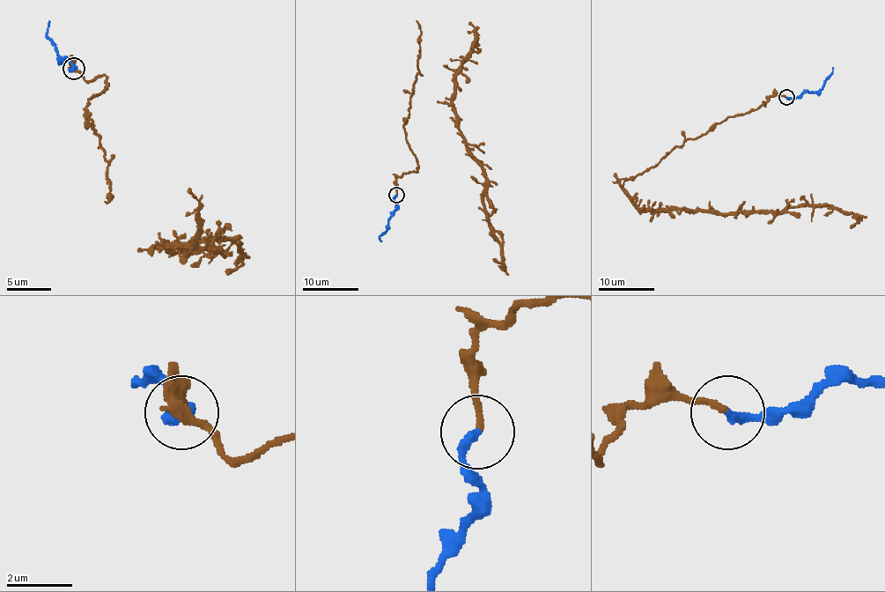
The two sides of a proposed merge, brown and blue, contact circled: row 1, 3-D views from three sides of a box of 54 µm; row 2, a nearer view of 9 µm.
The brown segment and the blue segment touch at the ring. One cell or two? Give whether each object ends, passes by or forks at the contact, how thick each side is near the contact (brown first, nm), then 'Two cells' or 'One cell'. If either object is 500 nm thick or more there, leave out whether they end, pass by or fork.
At the ring brown ends. At the ring blue ends. Thickness 190 nm (brown) against 280 nm. Two cells

